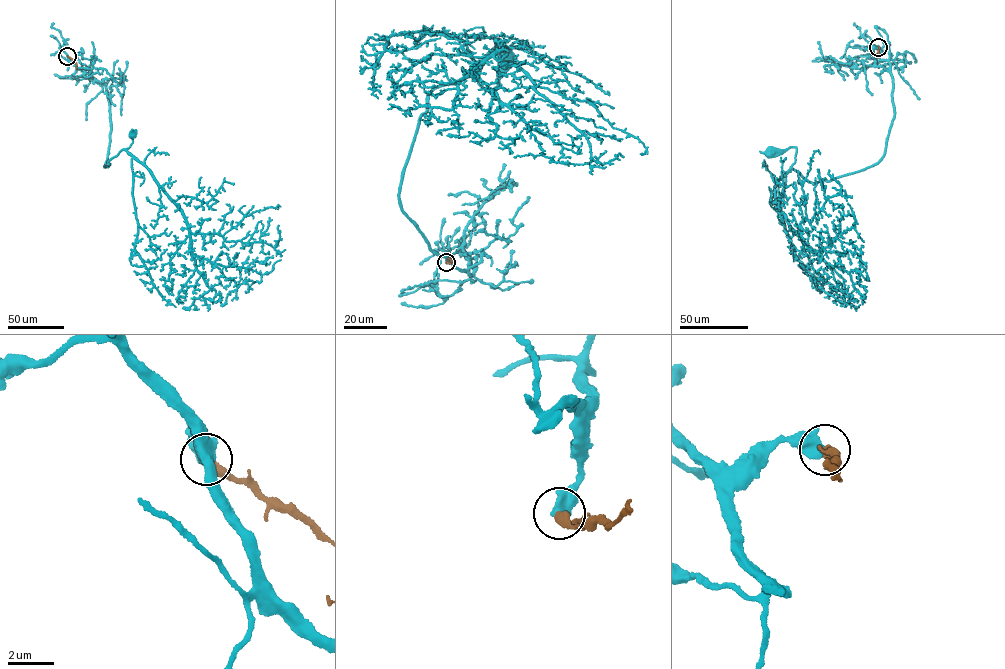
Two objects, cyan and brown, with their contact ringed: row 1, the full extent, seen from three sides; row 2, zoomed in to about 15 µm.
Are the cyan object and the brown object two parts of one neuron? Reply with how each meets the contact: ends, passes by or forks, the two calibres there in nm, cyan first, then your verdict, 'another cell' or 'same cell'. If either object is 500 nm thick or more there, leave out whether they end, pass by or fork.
650 nm thick on the cyan side, 420 nm on the other; another cell

